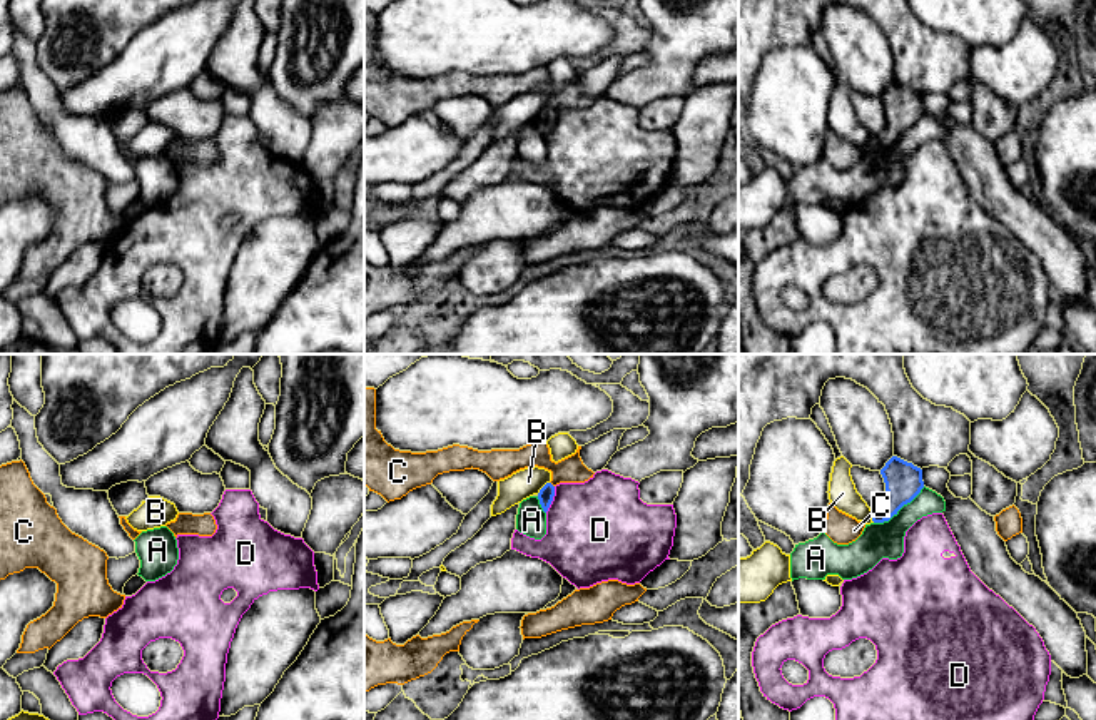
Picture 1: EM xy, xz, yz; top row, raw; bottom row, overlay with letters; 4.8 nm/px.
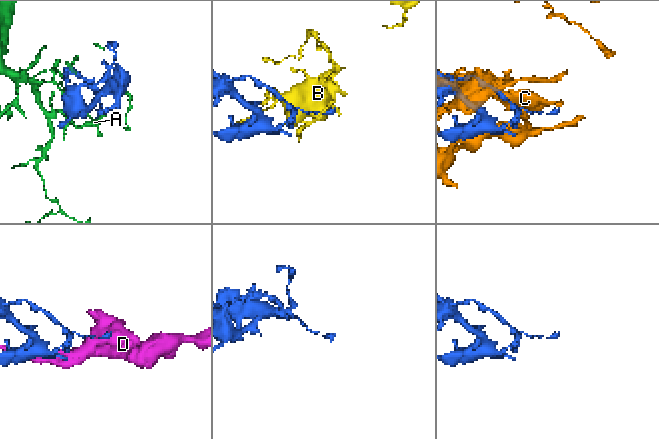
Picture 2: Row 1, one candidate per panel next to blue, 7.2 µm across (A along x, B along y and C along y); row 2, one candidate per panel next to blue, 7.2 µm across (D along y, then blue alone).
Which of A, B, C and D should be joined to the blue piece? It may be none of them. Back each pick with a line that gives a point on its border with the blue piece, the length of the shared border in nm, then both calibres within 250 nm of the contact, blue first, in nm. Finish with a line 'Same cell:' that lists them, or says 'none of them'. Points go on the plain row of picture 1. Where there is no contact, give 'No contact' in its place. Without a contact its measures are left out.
Same cell: none of them

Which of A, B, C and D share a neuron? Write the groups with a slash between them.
A / B / C / D

